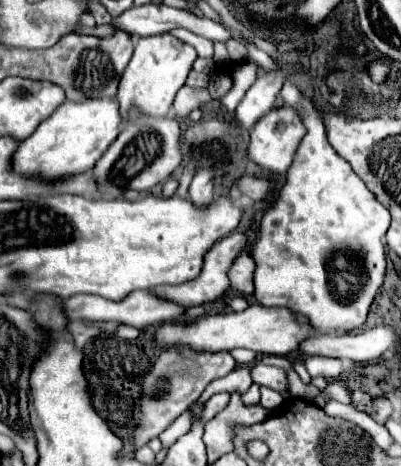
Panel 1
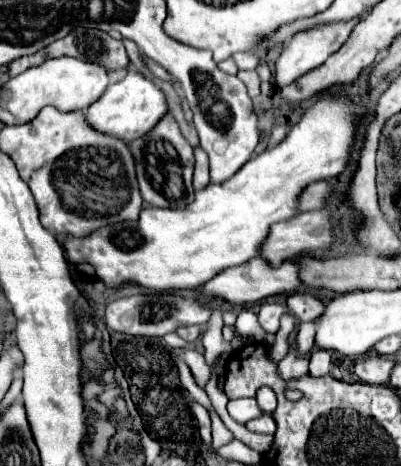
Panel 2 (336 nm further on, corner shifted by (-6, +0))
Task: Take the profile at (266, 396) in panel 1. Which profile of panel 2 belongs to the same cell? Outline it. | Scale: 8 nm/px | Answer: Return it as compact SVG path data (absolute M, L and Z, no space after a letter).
M290 350L288 356L282 362L278 362L278 376L286 382L294 380L294 378L302 378L308 372L308 358L310 358L310 354L306 354L304 358L298 358Z

